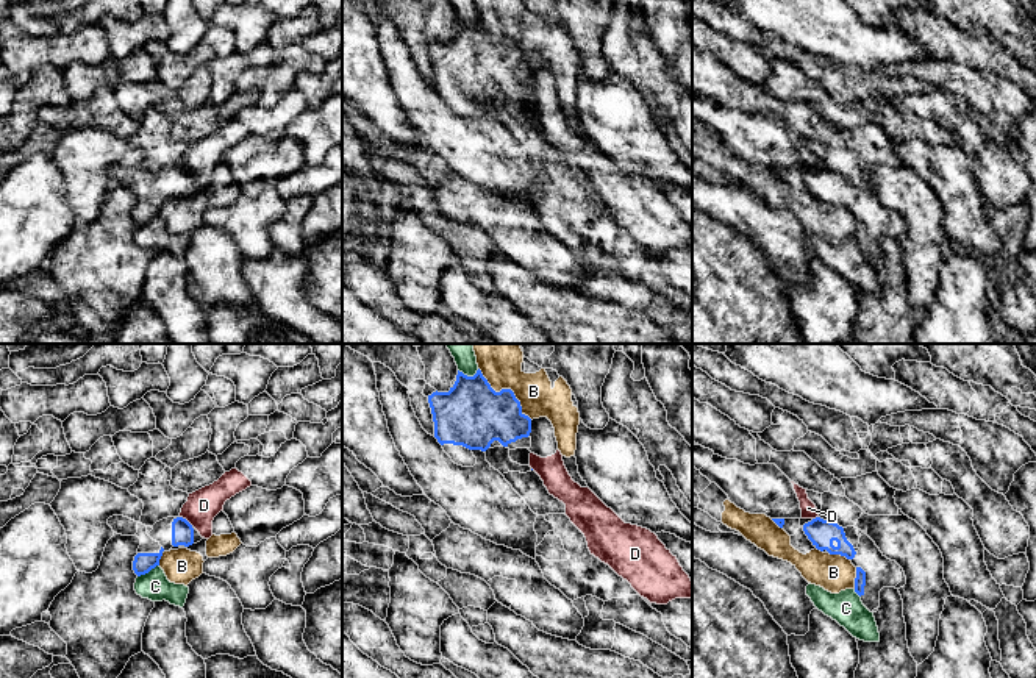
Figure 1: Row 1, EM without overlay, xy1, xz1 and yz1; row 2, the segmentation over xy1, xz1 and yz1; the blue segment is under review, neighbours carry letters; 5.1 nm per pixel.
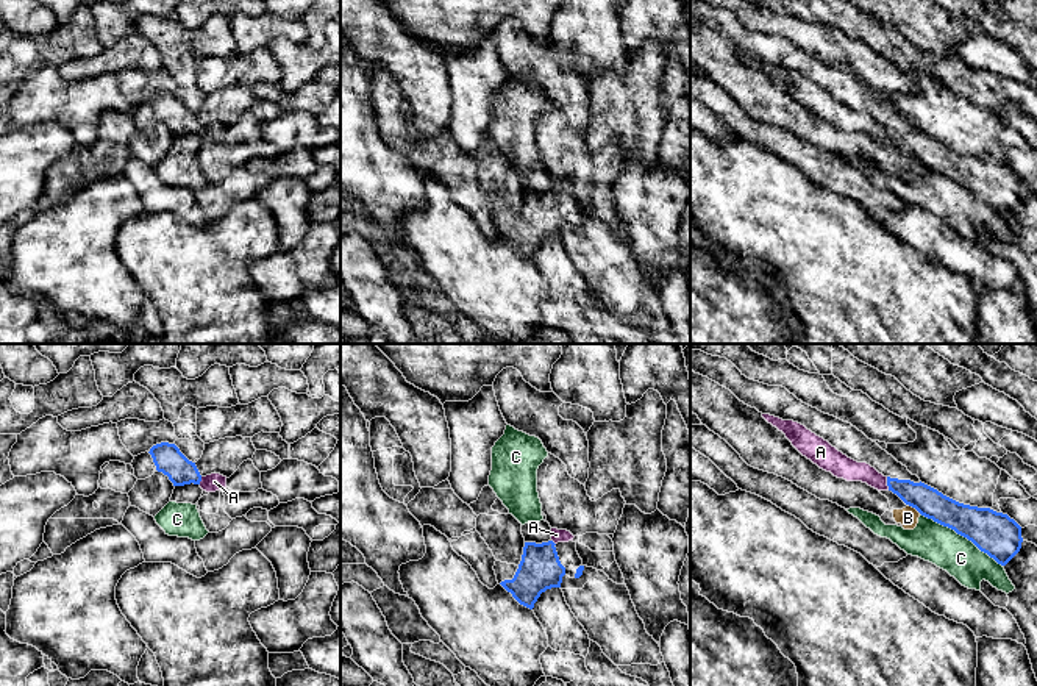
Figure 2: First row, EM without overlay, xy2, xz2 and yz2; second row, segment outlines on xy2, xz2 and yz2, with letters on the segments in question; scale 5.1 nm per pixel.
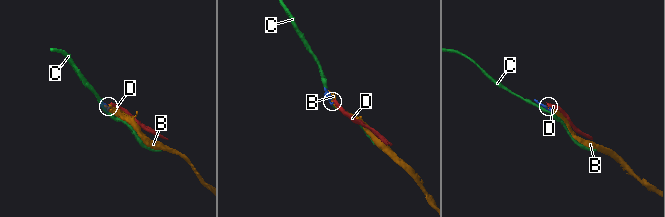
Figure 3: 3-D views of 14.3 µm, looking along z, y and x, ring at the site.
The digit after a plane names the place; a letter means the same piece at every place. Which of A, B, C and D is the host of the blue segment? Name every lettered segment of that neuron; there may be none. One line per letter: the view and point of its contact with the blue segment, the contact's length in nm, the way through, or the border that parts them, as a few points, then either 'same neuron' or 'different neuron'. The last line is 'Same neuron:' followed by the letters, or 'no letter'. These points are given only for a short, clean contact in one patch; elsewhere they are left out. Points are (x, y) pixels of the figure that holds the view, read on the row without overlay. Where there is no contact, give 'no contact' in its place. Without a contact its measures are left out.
A: meets blue in yz2 at (887, 133); contact 70 nm long; runs through yz2 (931, 153), (920, 146), (887, 133), (842, 116); same neuron
B: meets blue in xz1 at (507, 39); contact 380 nm long; different neuron
C: meets blue in yz2 at (961, 185); contact 500 nm long; different neuron
D: meets blue in xy1 at (185, 169); contact 90 nm long; border along xy1 (180, 166), (192, 175); different neuron
Same neuron: A

